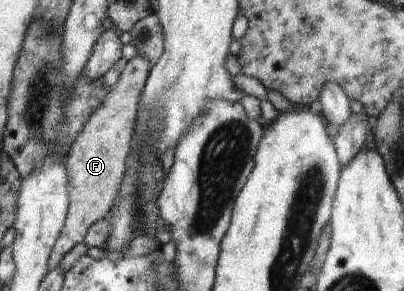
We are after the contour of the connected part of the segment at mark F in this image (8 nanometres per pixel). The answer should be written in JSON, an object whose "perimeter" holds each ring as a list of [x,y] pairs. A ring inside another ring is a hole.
{"perimeter":[[[136,55],[126,62],[118,81],[111,87],[109,97],[92,113],[77,141],[67,151],[66,167],[69,170],[69,211],[64,229],[50,253],[48,269],[56,270],[66,253],[84,242],[88,228],[110,211],[120,193],[126,160],[133,144],[140,96],[144,89],[150,61]]]}

